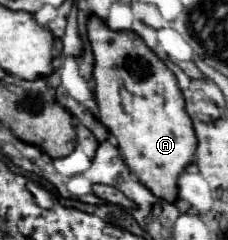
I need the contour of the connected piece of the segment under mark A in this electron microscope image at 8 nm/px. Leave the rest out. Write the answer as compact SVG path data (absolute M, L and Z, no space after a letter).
M89 18L89 42L91 42L91 50L93 50L93 56L95 56L95 70L93 70L93 80L97 84L95 88L95 102L99 106L99 122L105 124L109 128L109 132L117 138L117 146L119 146L119 152L121 156L125 158L125 164L131 168L131 172L135 172L135 176L139 178L139 182L143 186L147 186L157 198L163 198L167 202L175 202L177 200L177 178L179 174L193 162L193 156L195 156L195 148L197 148L197 136L195 136L195 130L193 130L193 124L191 124L191 118L189 114L185 112L185 100L183 100L183 92L179 90L179 84L177 84L177 78L175 74L165 66L165 62L133 32L113 32L107 24L103 24L103 20L99 18Z

